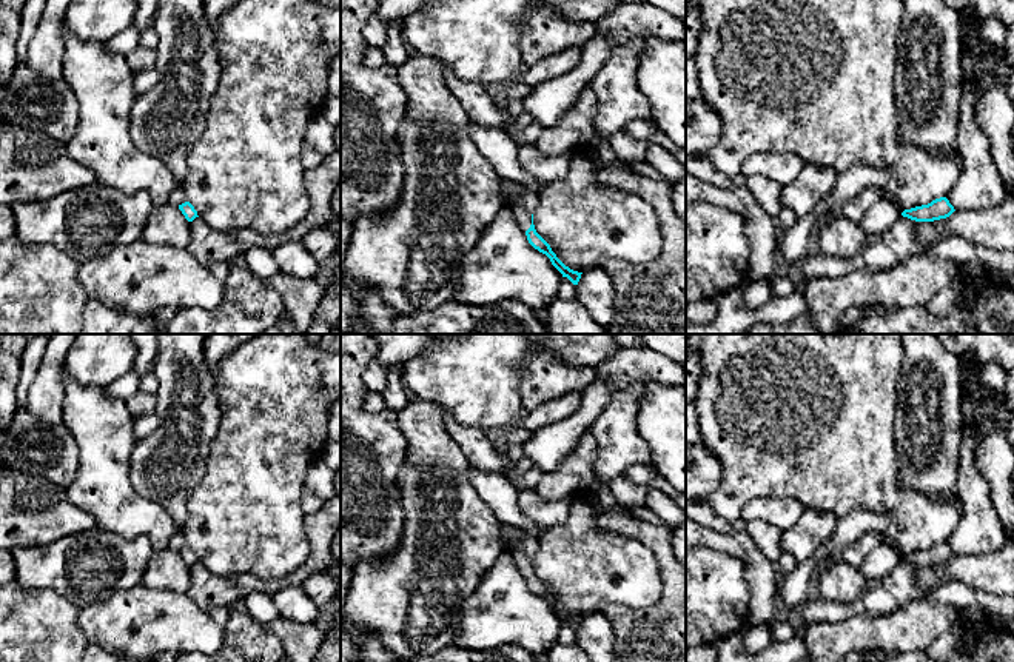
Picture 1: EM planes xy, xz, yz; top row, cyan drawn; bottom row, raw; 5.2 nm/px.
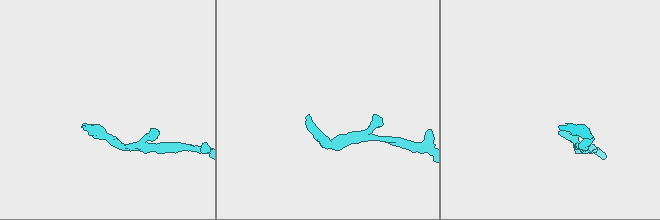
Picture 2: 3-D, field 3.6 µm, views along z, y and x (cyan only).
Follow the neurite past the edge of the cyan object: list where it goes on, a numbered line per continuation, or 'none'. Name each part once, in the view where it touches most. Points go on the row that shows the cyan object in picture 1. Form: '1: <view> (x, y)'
1: xz (523, 208)

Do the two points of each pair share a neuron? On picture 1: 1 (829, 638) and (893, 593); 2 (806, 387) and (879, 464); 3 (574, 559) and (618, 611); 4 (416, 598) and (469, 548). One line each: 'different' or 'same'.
1: different
2: same
3: different
4: same

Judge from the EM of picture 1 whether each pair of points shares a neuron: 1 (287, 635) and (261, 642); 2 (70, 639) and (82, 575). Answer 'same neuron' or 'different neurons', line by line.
1: different neurons
2: different neurons

